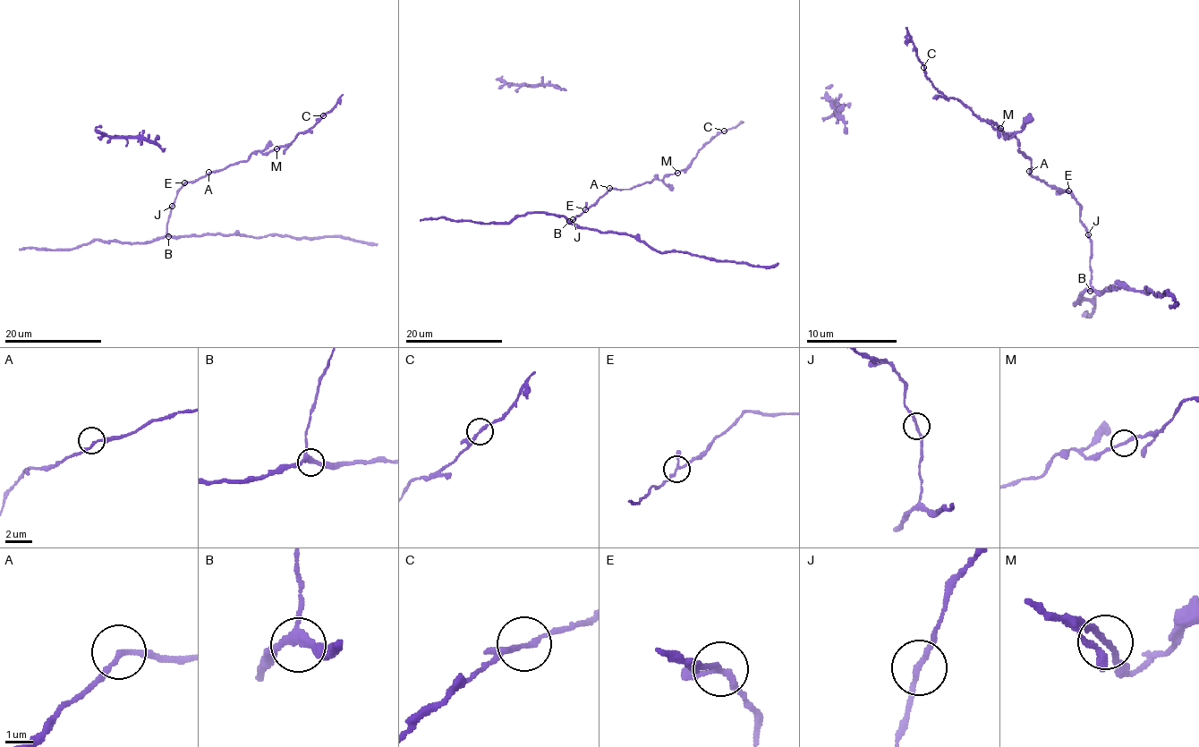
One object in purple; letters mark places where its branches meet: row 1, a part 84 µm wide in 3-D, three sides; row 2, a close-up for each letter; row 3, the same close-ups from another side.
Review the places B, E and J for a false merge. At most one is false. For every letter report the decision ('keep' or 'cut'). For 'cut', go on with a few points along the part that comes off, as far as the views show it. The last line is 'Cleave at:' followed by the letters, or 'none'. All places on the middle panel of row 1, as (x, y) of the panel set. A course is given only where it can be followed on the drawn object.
B: keep
E: keep
J: keep
Cleave at: none

